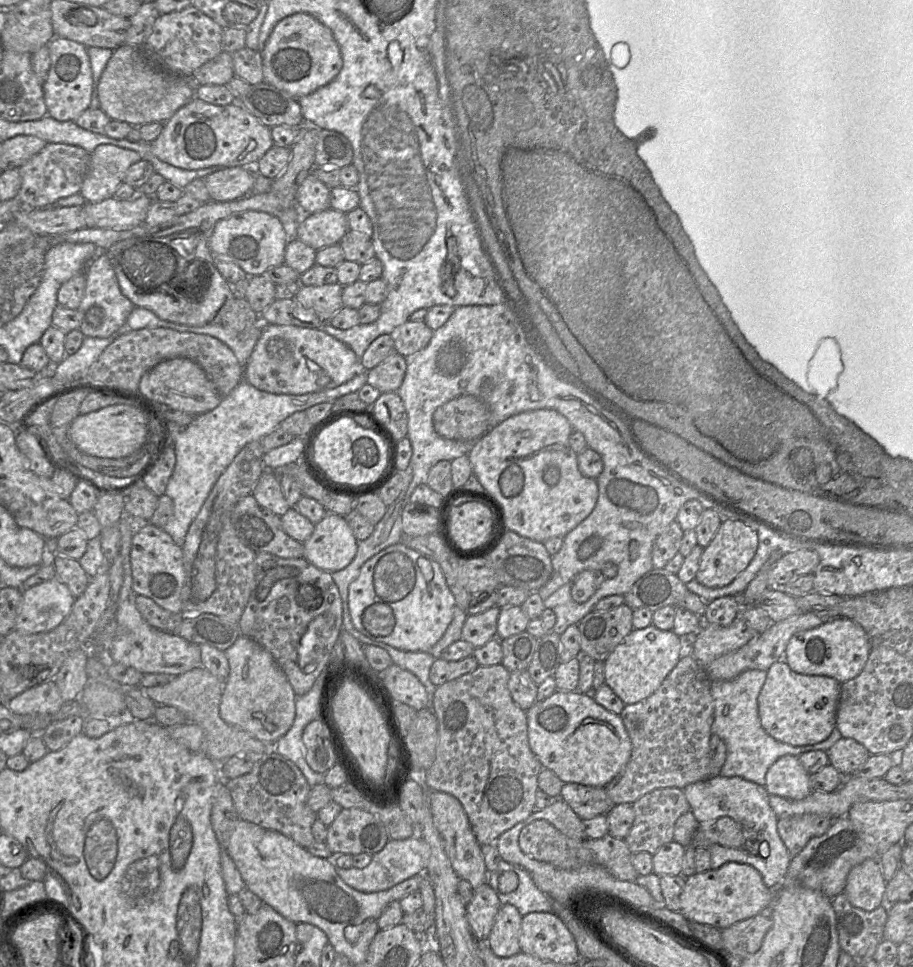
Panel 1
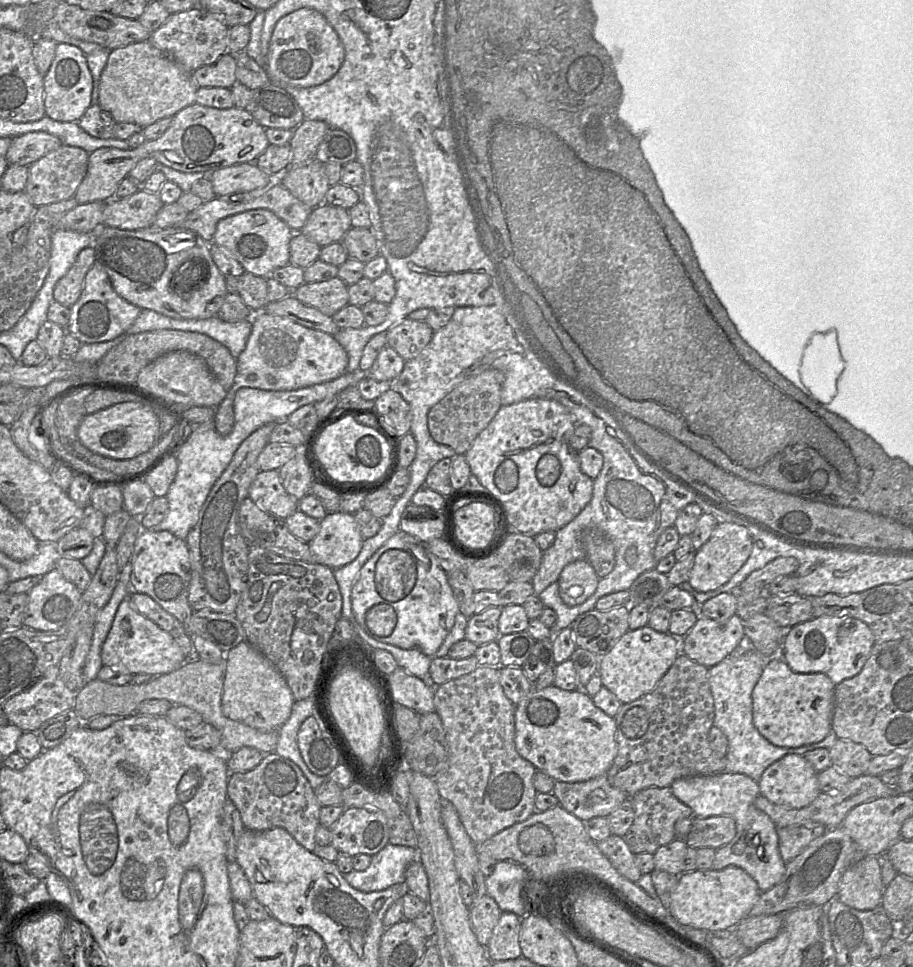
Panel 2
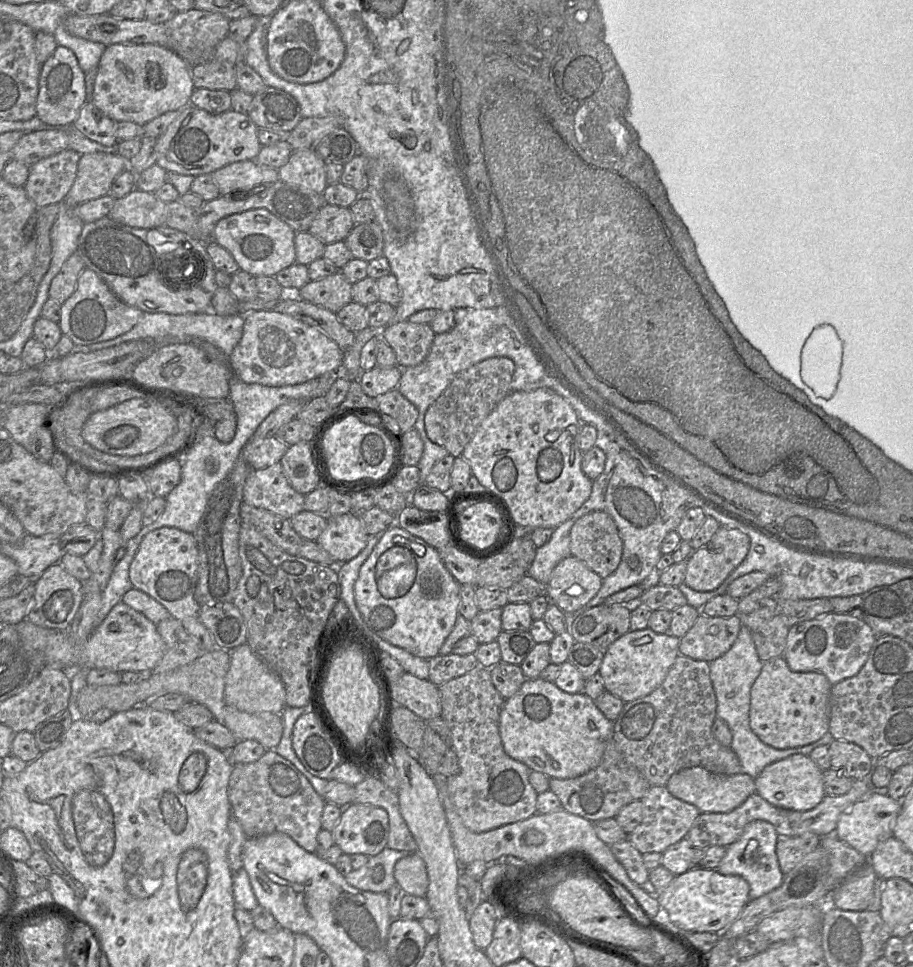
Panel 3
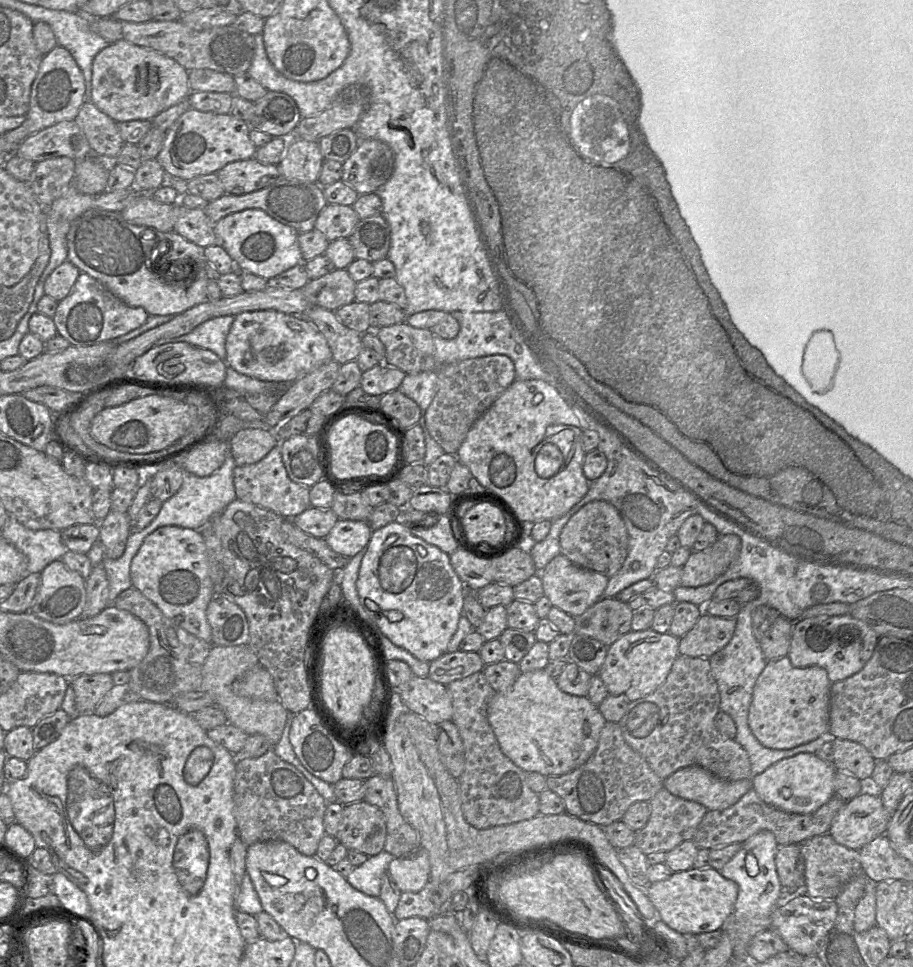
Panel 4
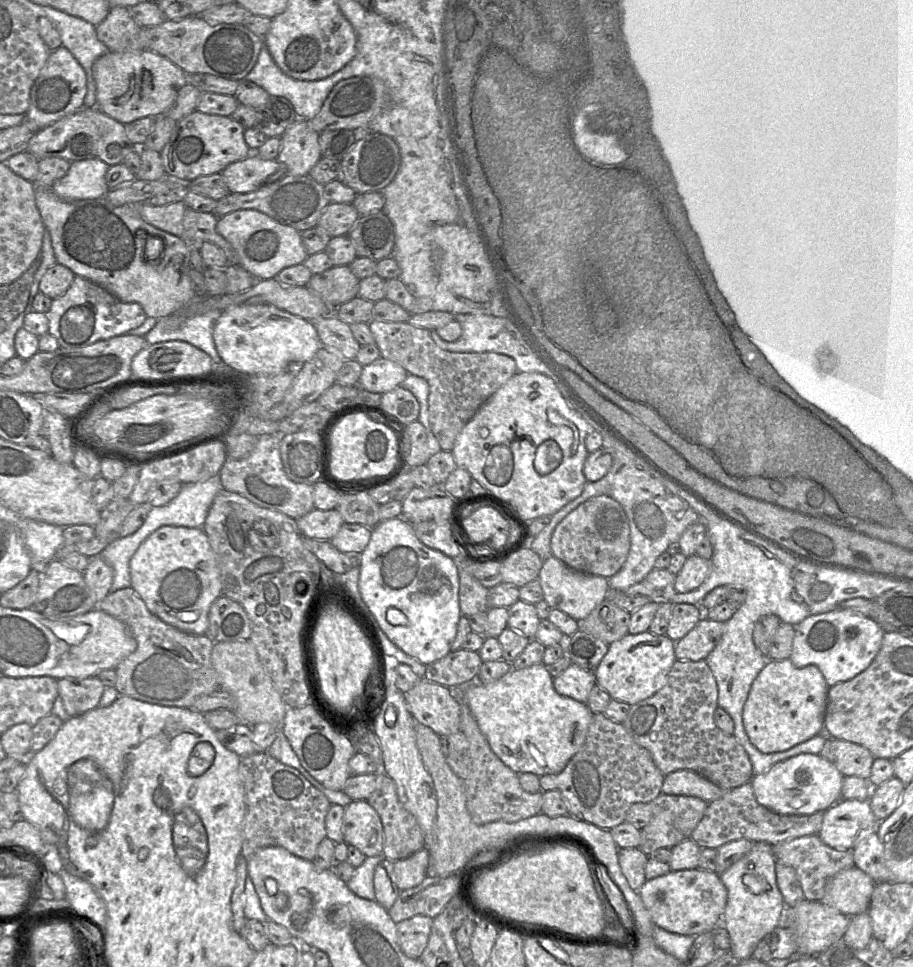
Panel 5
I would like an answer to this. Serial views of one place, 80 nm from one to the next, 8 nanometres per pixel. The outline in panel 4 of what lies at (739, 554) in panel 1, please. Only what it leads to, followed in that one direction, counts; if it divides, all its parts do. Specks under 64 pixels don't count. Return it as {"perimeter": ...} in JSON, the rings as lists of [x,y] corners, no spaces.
{"perimeter":[[[735,534],[718,535],[716,541],[701,551],[692,551],[689,558],[682,566],[680,586],[697,588],[713,582],[723,574],[729,565],[739,556],[741,539]]]}

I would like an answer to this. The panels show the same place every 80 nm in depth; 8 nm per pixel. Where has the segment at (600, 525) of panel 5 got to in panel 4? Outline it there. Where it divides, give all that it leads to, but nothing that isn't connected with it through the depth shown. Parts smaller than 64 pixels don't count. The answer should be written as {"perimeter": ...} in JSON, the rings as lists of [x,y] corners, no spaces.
{"perimeter":[[[595,500],[585,504],[569,519],[561,531],[559,542],[560,554],[573,564],[610,578],[620,570],[627,556],[628,532],[611,503]]]}

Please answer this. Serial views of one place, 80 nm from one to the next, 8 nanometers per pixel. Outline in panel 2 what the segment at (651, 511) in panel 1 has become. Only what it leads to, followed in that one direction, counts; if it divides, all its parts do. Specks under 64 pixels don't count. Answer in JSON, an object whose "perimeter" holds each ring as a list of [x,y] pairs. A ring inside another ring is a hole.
{"perimeter":[[[508,302],[491,306],[455,307],[448,324],[434,332],[430,343],[417,357],[406,361],[403,371],[392,384],[391,389],[397,391],[411,407],[410,432],[417,443],[416,457],[409,467],[410,482],[407,489],[396,499],[391,512],[382,519],[379,532],[364,540],[358,556],[351,563],[334,569],[334,576],[342,595],[342,617],[350,622],[361,643],[369,649],[390,652],[398,667],[421,679],[434,689],[434,694],[440,685],[434,683],[429,672],[432,657],[419,650],[402,649],[369,636],[354,617],[351,592],[366,561],[390,537],[400,531],[403,511],[411,503],[415,492],[425,485],[427,475],[433,466],[445,458],[454,458],[457,455],[451,447],[439,444],[432,438],[428,428],[430,409],[464,380],[491,369],[500,370],[505,375],[501,392],[502,405],[535,398],[558,401],[568,409],[577,424],[586,425],[591,429],[589,446],[600,451],[604,458],[602,470],[593,481],[592,499],[571,522],[555,533],[554,543],[543,551],[540,567],[531,581],[534,594],[539,596],[546,608],[553,609],[557,615],[556,622],[550,628],[553,636],[571,627],[581,614],[595,609],[596,603],[603,596],[629,590],[642,573],[656,568],[654,549],[657,540],[665,529],[674,525],[680,511],[686,505],[696,503],[704,513],[711,514],[714,508],[712,502],[711,506],[704,505],[701,496],[681,485],[644,455],[621,427],[613,409],[557,371],[552,371],[532,349],[531,340],[520,318]],[[587,526],[597,526],[612,542],[615,548],[615,566],[611,573],[600,578],[597,589],[590,598],[580,605],[570,607],[560,598],[557,581],[566,565],[585,559],[581,531]],[[630,546],[635,546],[638,551],[638,560],[634,565],[629,565],[625,560],[626,550]]]}

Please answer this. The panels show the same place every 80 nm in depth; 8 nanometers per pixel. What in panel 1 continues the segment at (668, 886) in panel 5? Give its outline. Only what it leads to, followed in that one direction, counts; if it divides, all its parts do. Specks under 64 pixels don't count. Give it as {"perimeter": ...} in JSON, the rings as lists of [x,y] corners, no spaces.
{"perimeter":[[[728,862],[718,869],[694,873],[685,878],[680,894],[680,911],[689,922],[710,925],[720,930],[736,922],[768,911],[775,891],[768,888],[760,872],[753,866]]]}

